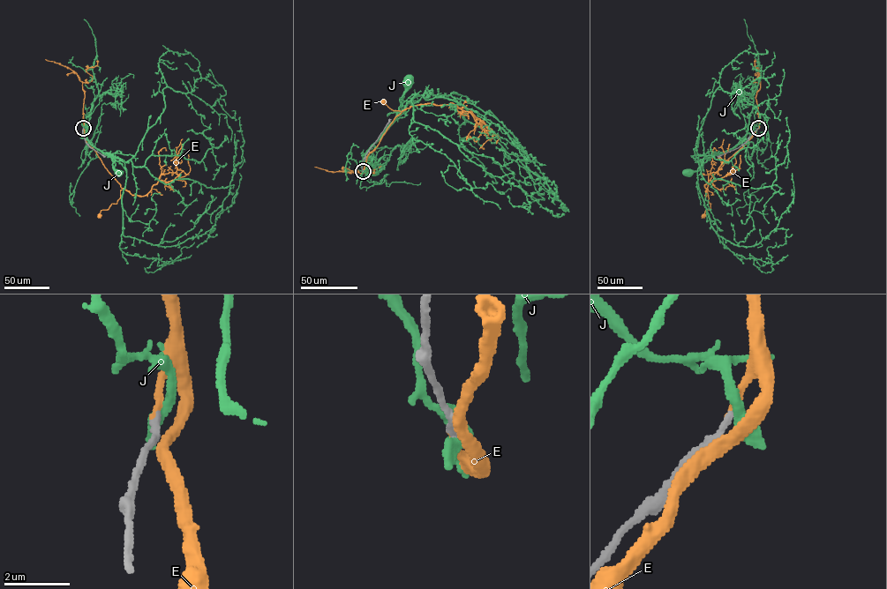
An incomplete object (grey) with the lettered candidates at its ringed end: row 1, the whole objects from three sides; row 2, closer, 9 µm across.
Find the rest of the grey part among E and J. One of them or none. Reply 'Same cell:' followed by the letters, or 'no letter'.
Same cell: E

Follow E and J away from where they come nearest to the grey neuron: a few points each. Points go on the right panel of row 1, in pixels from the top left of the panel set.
E: (758, 128), (710, 180), (707, 189), (710, 209), (706, 210), (703, 216)
J: (758, 127), (751, 124), (734, 146), (710, 158), (698, 170), (687, 172)

